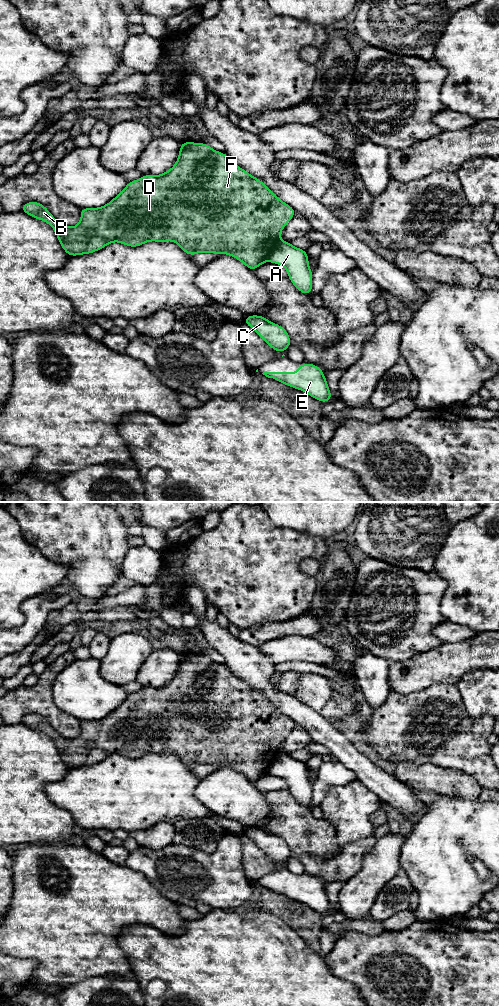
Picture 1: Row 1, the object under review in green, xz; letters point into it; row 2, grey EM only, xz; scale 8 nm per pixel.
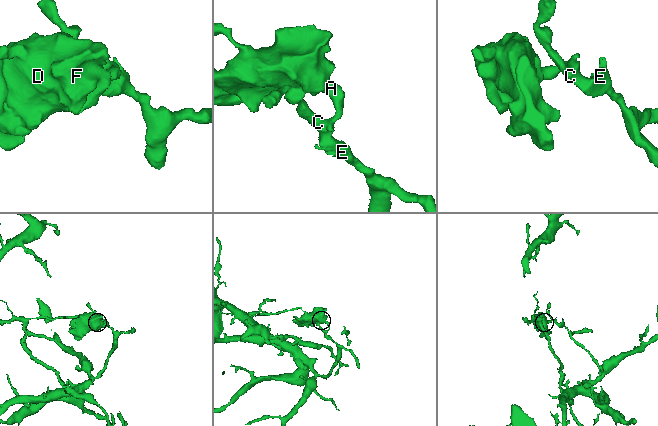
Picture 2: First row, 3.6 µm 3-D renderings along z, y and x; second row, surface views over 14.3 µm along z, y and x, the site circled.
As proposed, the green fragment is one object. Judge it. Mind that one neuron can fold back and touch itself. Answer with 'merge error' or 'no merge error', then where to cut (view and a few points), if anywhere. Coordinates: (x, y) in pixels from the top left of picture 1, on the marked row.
merge error; cut xz (279, 239), (266, 260)

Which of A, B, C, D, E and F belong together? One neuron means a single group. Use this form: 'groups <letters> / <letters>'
groups A C E / B D F

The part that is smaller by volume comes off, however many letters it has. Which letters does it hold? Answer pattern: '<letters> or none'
B, D, F

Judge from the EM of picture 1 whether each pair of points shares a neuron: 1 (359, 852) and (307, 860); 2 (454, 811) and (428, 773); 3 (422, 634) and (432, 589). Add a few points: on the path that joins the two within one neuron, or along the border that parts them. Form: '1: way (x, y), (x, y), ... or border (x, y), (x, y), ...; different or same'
1: way (346, 863), (343, 866), (320, 866); same
2: border (441, 794), (466, 800); different
3: way (422, 623), (422, 600); same

